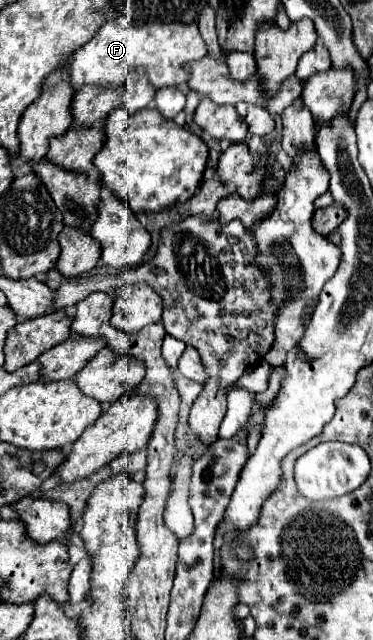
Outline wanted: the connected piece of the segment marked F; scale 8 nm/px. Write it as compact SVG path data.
M117 17L113 21L107 21L105 25L101 25L101 29L95 33L95 37L85 43L81 49L75 51L73 61L71 61L71 87L79 89L81 85L99 85L99 87L107 87L107 85L123 85L127 71L133 67L145 67L149 81L153 87L165 87L165 85L183 85L189 79L189 71L185 69L187 63L193 63L197 59L203 59L207 55L207 47L205 41L201 39L197 21L193 23L146 23L137 25L133 21L129 21L129 17Z

